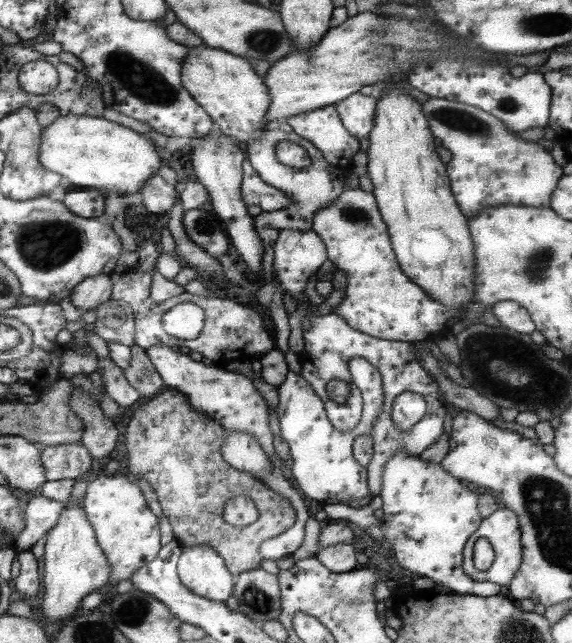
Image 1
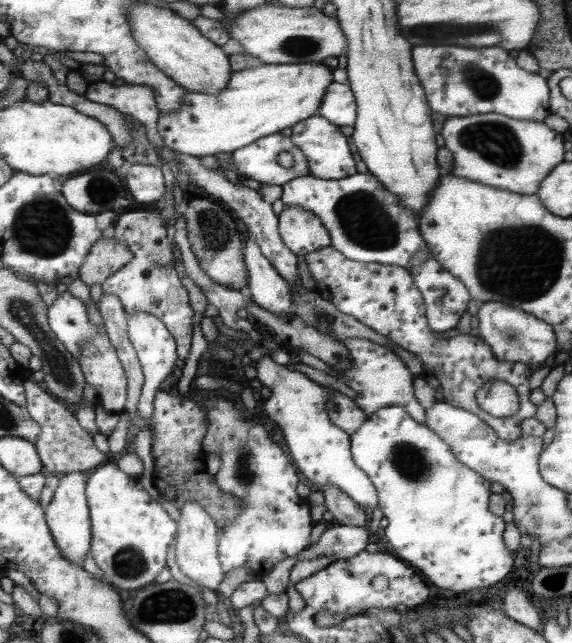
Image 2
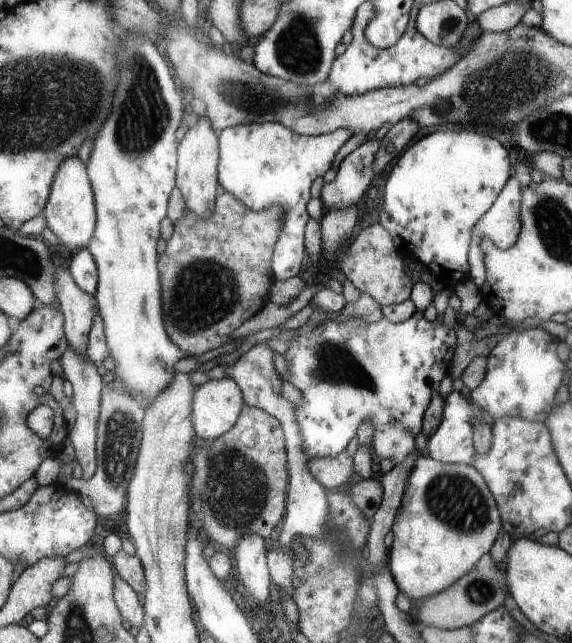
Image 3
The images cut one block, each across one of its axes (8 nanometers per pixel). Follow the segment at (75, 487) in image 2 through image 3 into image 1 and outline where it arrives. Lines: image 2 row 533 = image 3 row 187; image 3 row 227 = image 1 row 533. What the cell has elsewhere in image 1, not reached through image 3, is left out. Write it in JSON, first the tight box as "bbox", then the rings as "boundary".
{"bbox":[43,500,113,622],"boundary":[[[73,500],[65,504],[67,508],[61,514],[61,520],[57,528],[53,528],[47,534],[45,542],[45,556],[43,556],[43,584],[45,584],[45,604],[43,614],[51,622],[65,620],[83,606],[85,598],[103,588],[107,582],[111,582],[113,566],[109,562],[109,556],[105,554],[105,548],[101,546],[97,538],[97,530],[93,522],[87,516],[87,510],[75,504]]]}

